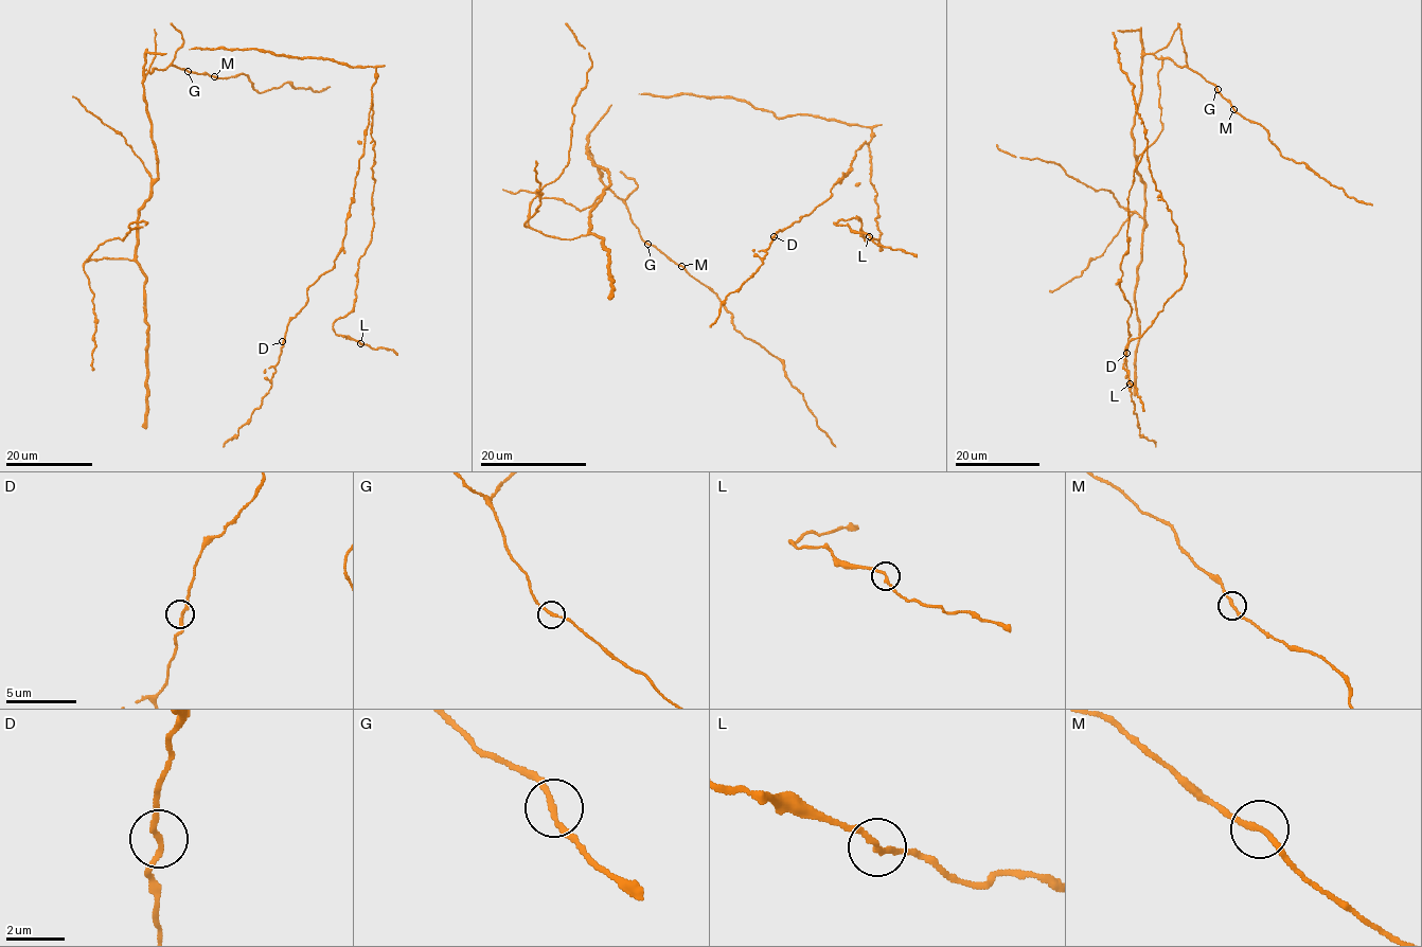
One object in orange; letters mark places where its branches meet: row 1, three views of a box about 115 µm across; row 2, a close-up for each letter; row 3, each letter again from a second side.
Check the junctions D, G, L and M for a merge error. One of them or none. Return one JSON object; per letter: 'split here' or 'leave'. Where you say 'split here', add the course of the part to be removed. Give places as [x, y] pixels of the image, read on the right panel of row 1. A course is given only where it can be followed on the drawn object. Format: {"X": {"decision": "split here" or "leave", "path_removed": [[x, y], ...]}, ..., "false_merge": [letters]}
{"D": {"decision": "leave"}, "G": {"decision": "leave"}, "L": {"decision": "leave"}, "M": {"decision": "leave"}, "false_merge": []}

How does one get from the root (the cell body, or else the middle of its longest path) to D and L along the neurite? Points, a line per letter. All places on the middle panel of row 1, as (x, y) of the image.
D: (722, 97), (744, 99), (778, 118), (811, 114), (871, 129), (830, 197), (774, 236)
L: (722, 97), (778, 118), (869, 126), (881, 251), (863, 236), (858, 217), (833, 222), (869, 236)

